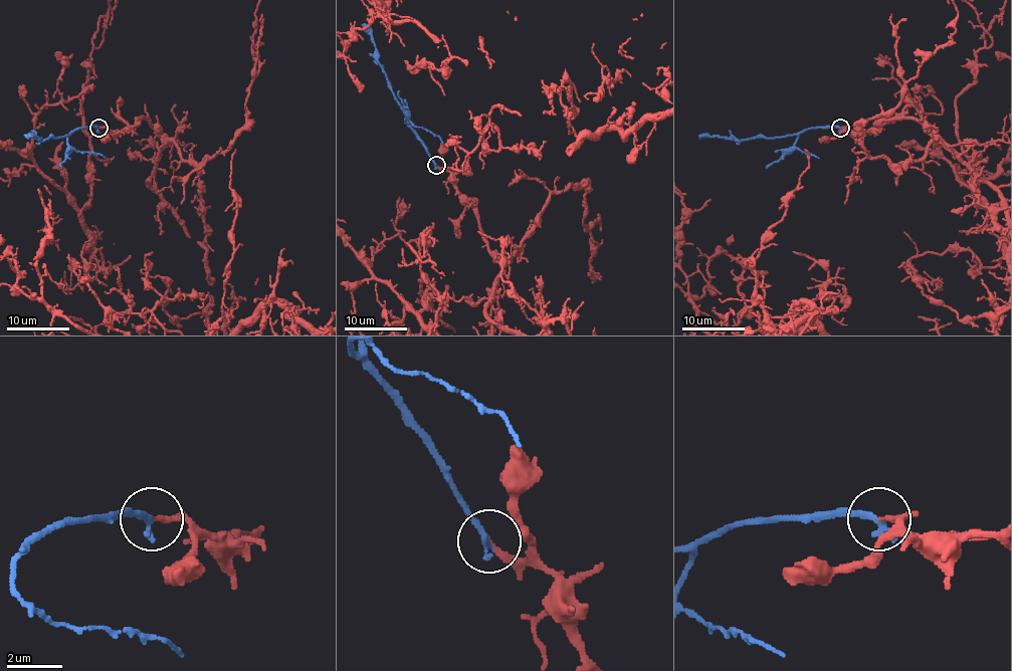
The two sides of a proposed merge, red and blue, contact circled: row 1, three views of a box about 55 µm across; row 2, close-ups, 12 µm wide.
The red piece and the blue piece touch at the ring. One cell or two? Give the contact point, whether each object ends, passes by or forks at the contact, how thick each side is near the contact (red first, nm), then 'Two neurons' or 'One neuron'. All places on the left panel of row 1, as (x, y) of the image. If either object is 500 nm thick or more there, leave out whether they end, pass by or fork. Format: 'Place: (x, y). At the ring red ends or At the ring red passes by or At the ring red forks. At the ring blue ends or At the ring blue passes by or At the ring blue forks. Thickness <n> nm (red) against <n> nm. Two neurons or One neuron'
Place: (98, 128). At the ring red ends. At the ring blue ends. Thickness 190 nm (red) against 300 nm. One neuron

